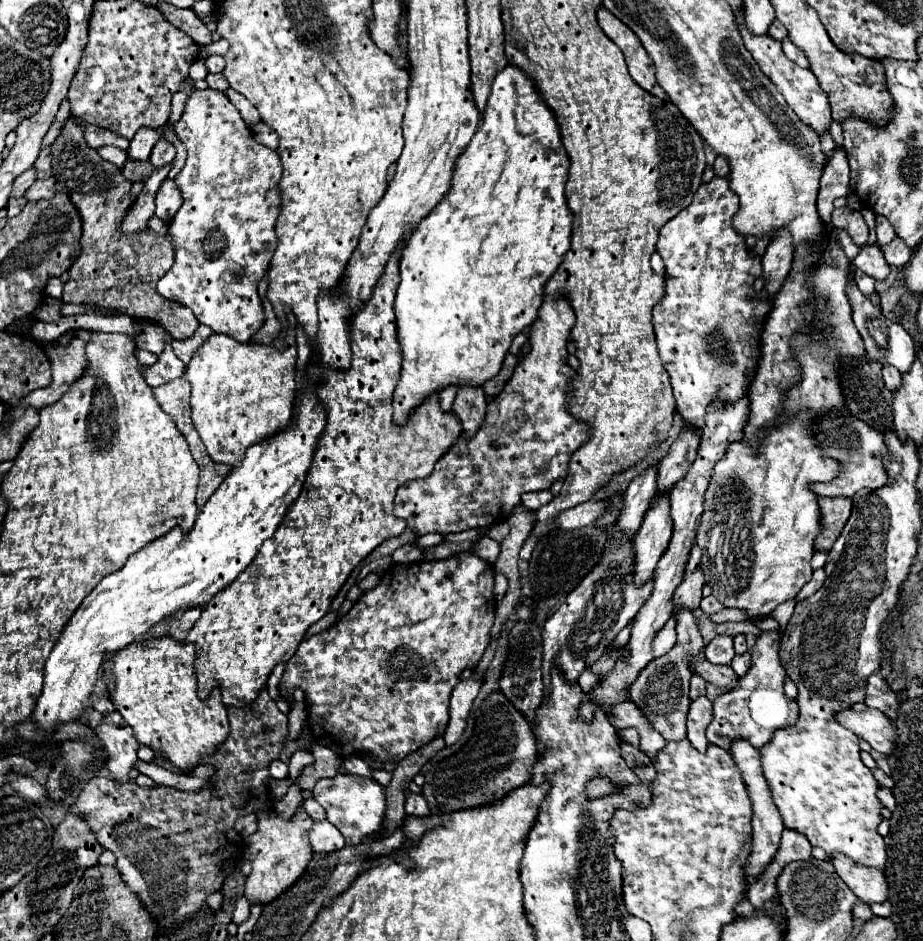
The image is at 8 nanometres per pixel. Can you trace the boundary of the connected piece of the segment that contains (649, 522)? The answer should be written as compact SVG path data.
M656 496L652 508L644 516L644 524L634 540L634 584L644 586L656 570L658 560L666 552L672 538L672 518L668 496Z

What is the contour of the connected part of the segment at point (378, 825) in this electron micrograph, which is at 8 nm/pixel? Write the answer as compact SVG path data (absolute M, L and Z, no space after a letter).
M338 774L334 778L324 778L314 788L314 800L326 810L328 820L342 832L348 846L358 846L368 836L380 836L386 818L386 796L384 786L372 778L362 778L354 774Z

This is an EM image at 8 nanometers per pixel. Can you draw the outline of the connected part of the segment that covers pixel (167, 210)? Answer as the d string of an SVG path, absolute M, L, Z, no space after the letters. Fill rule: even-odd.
M164 180L164 184L160 186L160 192L156 196L156 216L162 222L170 224L180 206L182 206L180 190L176 188L176 184L172 180Z

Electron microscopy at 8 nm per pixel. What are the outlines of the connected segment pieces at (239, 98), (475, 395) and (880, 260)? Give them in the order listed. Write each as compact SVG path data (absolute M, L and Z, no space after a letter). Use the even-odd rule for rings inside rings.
M228 88L226 90L226 96L232 100L232 104L240 110L240 114L244 116L244 122L252 128L252 126L256 126L258 122L260 122L260 114L258 114L258 110L242 96L242 94L238 94L236 90L232 90L232 88Z
M460 388L452 410L462 424L462 430L464 430L462 436L472 438L484 420L484 410L486 410L484 390L482 388Z
M876 244L860 248L860 254L852 260L852 264L854 264L854 268L862 270L864 274L868 274L874 280L886 280L886 276L890 274L890 266L884 260L884 256Z

